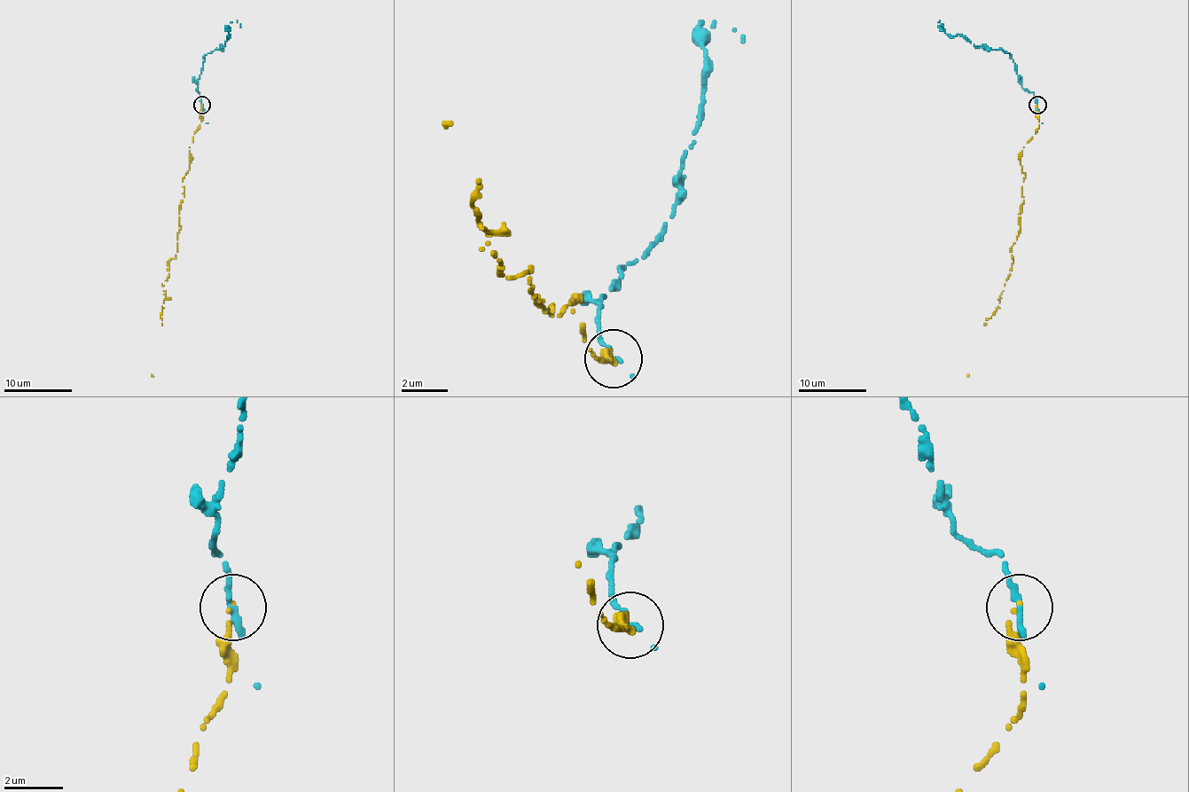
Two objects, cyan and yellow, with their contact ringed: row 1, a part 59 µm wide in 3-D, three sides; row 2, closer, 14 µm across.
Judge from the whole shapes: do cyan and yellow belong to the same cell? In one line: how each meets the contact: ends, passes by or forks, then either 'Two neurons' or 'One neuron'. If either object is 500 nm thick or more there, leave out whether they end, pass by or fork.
At the ring cyan ends. At the ring yellow ends. Two neurons

